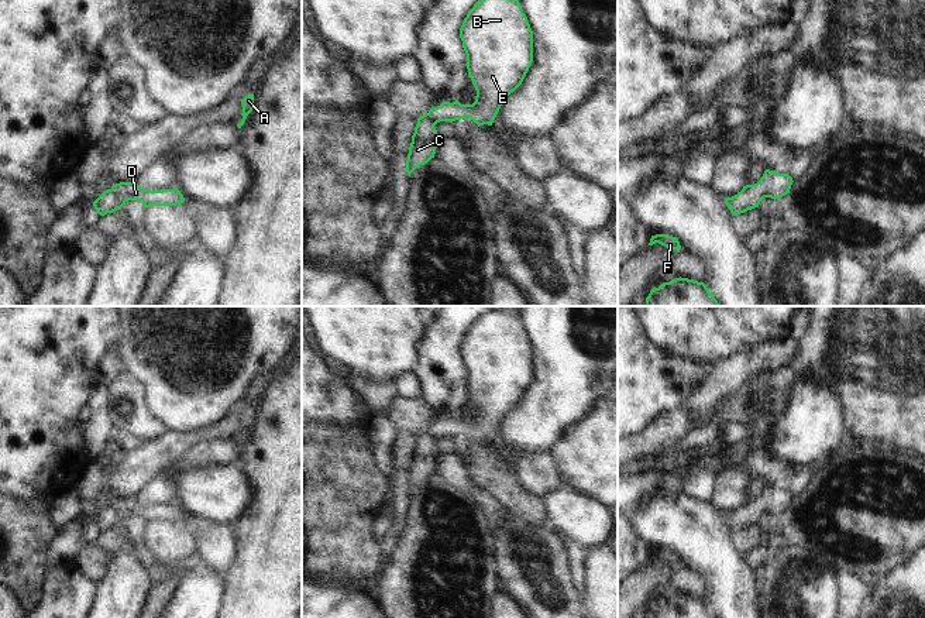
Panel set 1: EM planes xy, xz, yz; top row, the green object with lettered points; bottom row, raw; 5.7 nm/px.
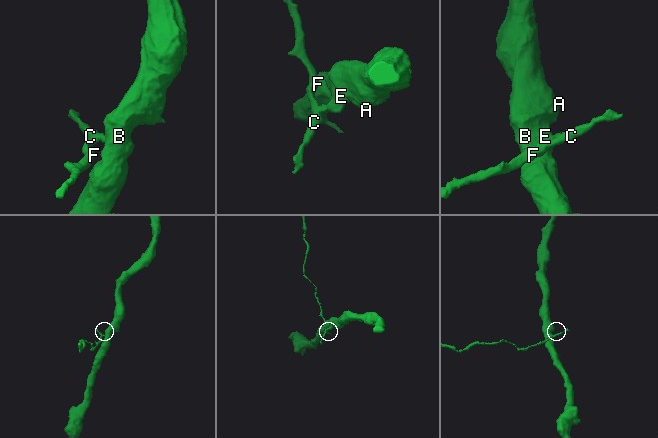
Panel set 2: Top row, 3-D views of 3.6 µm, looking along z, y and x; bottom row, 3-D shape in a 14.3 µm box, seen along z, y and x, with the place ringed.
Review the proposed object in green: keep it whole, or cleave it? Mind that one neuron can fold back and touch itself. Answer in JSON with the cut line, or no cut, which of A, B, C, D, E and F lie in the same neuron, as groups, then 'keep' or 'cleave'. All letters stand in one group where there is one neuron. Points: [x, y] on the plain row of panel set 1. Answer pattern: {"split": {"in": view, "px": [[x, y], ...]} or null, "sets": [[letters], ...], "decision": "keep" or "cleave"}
{"split": {"in": "xy", "px": [[110, 505], [119, 524]]}, "sets": [["A", "B", "D", "E"], ["C", "F"]], "decision": "cleave"}

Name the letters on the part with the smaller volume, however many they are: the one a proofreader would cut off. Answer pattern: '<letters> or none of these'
C, F

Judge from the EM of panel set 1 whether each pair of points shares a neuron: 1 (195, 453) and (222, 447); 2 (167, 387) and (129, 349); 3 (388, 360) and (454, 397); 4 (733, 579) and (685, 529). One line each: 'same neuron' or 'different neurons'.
1: same neuron
2: same neuron
3: different neurons
4: same neuron

